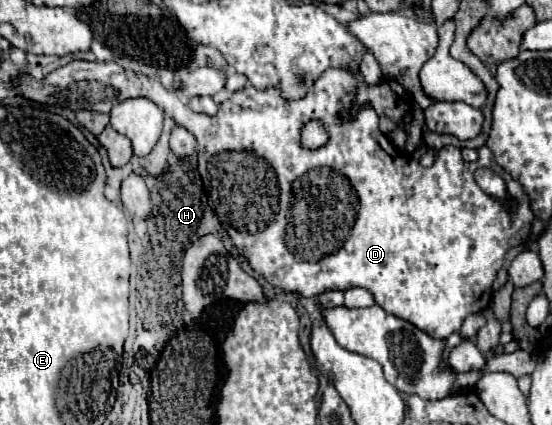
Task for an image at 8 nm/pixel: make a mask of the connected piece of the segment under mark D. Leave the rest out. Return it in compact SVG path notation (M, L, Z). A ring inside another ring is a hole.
M73 60L43 80L35 80L33 76L23 78L21 88L25 98L41 104L95 112L109 112L113 102L127 98L151 98L165 114L197 138L199 174L211 208L231 236L237 252L243 254L249 266L263 274L269 284L301 296L361 286L375 296L383 310L411 322L433 338L447 338L461 328L469 314L481 312L491 304L491 286L503 266L505 252L523 244L531 232L533 212L529 196L523 186L495 162L487 146L479 148L477 162L465 162L459 148L445 146L436 155L435 164L423 168L415 158L401 158L401 152L387 142L373 110L361 110L355 118L337 120L337 112L347 106L347 98L351 98L351 74L339 68L325 70L299 100L283 98L281 90L273 86L265 90L245 86L225 100L215 116L195 114L177 94L165 90L159 80L125 70L117 62L99 64ZM311 120L319 120L329 134L325 146L317 150L301 146L301 128ZM221 152L235 152L235 158L217 158ZM479 168L495 170L507 182L511 198L519 202L515 210L505 212L497 200L483 194L473 178Z

